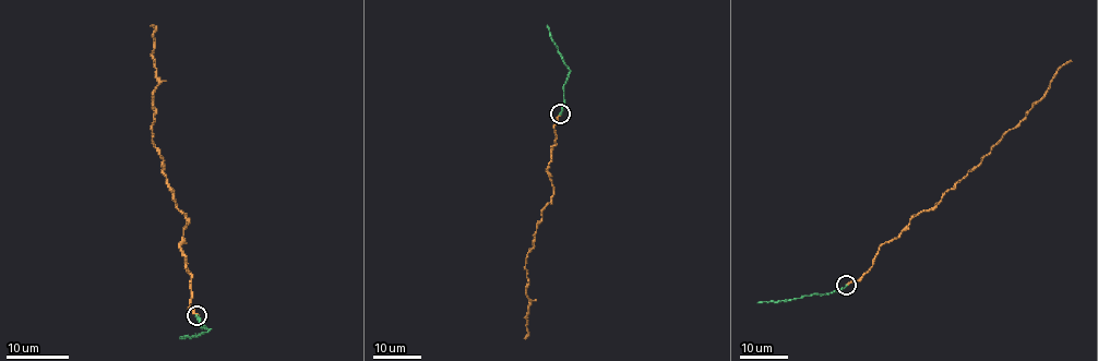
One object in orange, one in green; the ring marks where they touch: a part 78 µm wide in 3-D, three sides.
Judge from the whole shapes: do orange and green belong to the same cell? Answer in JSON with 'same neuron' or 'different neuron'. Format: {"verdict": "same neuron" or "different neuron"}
{"verdict": "same neuron"}

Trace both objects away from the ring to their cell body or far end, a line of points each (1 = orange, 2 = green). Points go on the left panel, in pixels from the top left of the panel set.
1: (198, 315), (189, 309), (191, 274), (180, 247), (188, 219), (177, 207), (152, 142), (158, 77), (152, 26)
2: (198, 315), (202, 327), (210, 331), (180, 338)

